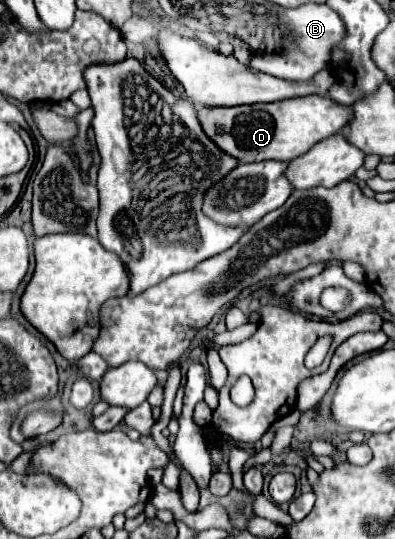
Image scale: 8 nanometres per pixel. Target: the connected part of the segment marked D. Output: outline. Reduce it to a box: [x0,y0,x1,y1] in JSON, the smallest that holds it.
[197,95,351,163]

